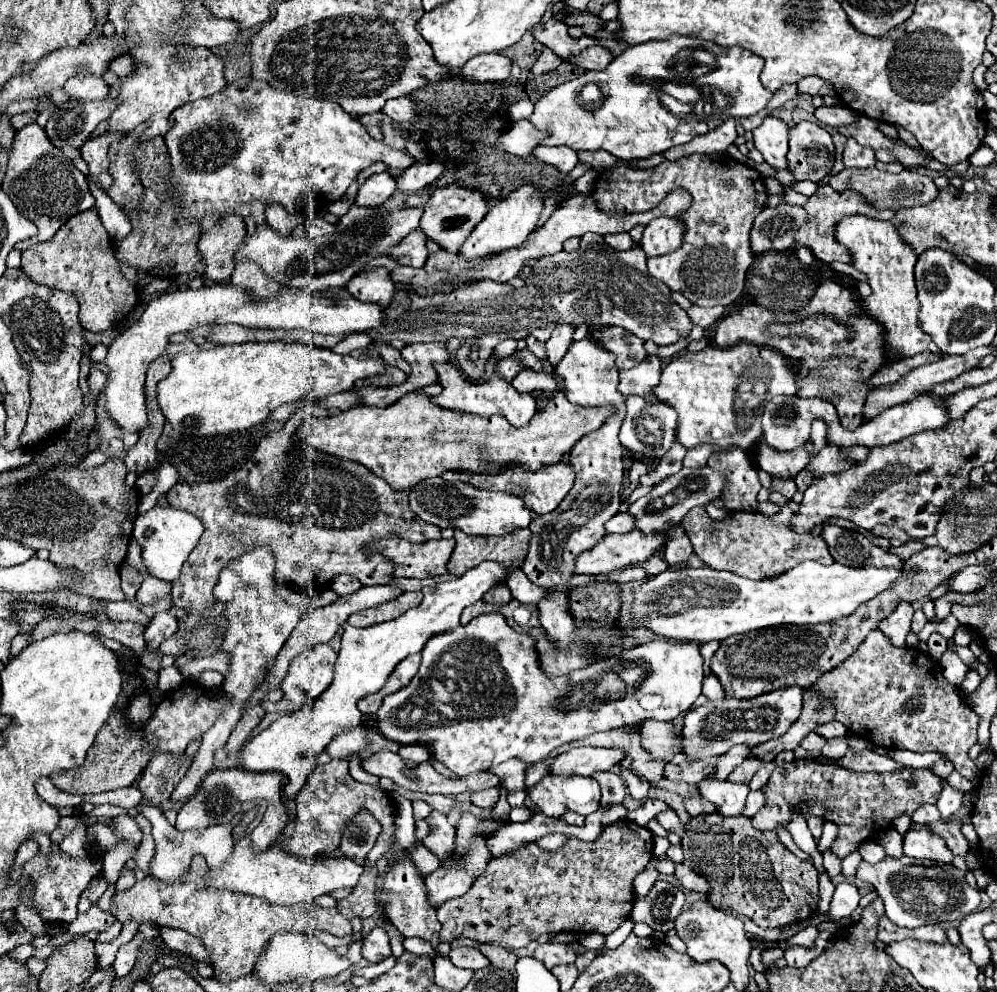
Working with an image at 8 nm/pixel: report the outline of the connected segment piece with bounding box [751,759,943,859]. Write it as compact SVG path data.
M795 759L773 771L771 781L765 785L765 805L755 813L751 825L759 831L775 831L777 827L787 829L793 813L821 817L839 827L831 851L839 859L845 859L861 843L869 841L873 827L881 831L889 829L897 817L913 815L913 811L925 803L937 803L941 789L941 779L929 769L909 767L893 773L859 773L817 759Z

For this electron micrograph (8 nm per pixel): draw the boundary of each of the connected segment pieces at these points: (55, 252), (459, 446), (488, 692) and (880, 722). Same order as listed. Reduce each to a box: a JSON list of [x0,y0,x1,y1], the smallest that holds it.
[[21,209,137,331],[297,391,609,493],[375,613,703,777],[809,629,981,779]]

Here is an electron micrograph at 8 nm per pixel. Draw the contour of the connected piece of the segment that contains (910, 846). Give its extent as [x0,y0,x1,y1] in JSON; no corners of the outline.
[903,823,953,863]

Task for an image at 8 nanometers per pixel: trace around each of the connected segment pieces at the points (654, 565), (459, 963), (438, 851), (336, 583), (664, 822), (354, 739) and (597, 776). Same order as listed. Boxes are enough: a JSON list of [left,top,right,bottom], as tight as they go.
[[641,553,669,573],[449,947,489,971],[423,811,455,861],[331,575,361,597],[655,809,685,835],[327,727,365,759],[591,771,625,805]]

